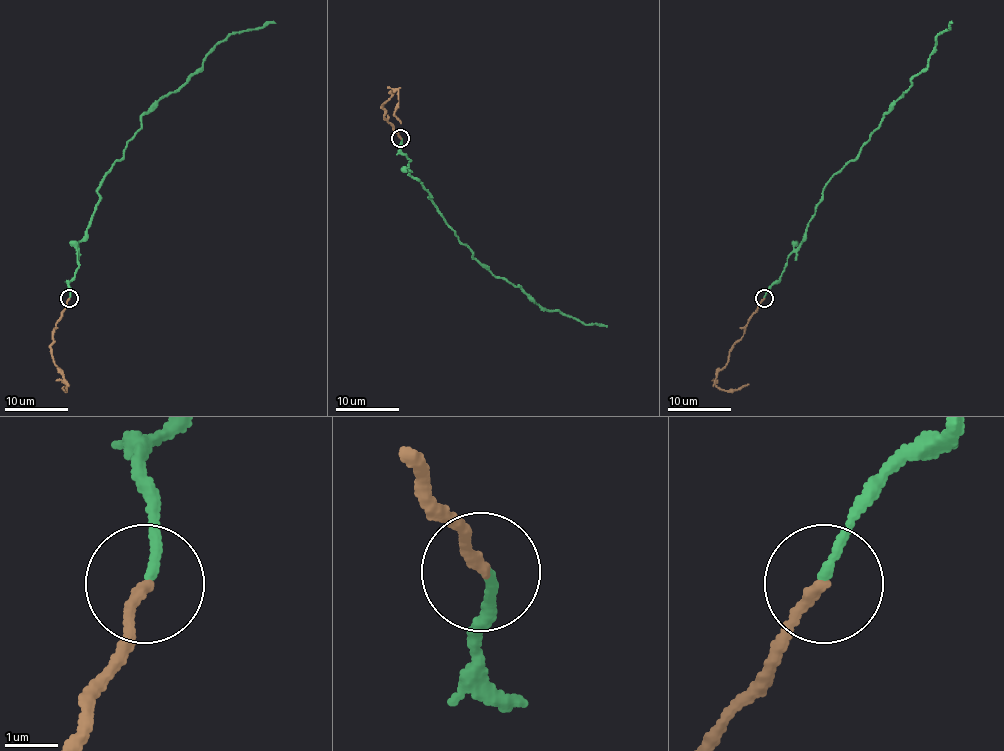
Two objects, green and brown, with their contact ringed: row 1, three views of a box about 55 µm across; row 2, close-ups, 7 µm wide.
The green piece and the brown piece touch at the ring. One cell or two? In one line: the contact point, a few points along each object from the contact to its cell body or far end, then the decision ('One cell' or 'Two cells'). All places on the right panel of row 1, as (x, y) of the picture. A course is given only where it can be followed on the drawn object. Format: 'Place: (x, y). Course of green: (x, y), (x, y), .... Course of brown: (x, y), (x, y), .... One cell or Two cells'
Place: (764, 298). Course of green: (764, 298), (798, 247), (823, 186), (857, 156), (911, 79), (927, 66), (935, 38), (953, 22). Course of brown: (764, 298), (747, 323), (743, 335), (732, 346), (727, 363), (718, 373), (715, 384), (726, 391), (748, 384). Two cells

